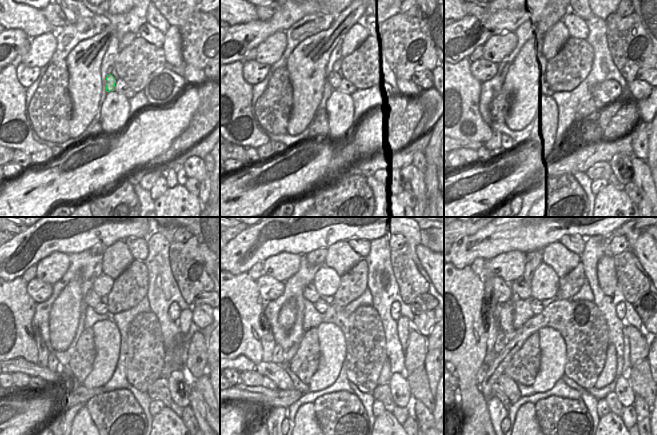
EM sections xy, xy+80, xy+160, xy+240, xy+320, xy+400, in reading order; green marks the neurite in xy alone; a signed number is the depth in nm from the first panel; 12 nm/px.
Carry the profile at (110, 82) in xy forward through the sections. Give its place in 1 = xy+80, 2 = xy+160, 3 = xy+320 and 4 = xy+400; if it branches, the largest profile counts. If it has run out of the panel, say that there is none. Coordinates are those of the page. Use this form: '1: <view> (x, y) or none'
1: xy+80 (333, 79)
2: xy+160 (550, 76)
3: xy+320 (309, 293)
4: xy+400 (521, 290)

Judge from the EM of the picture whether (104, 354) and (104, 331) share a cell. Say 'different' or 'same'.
same

